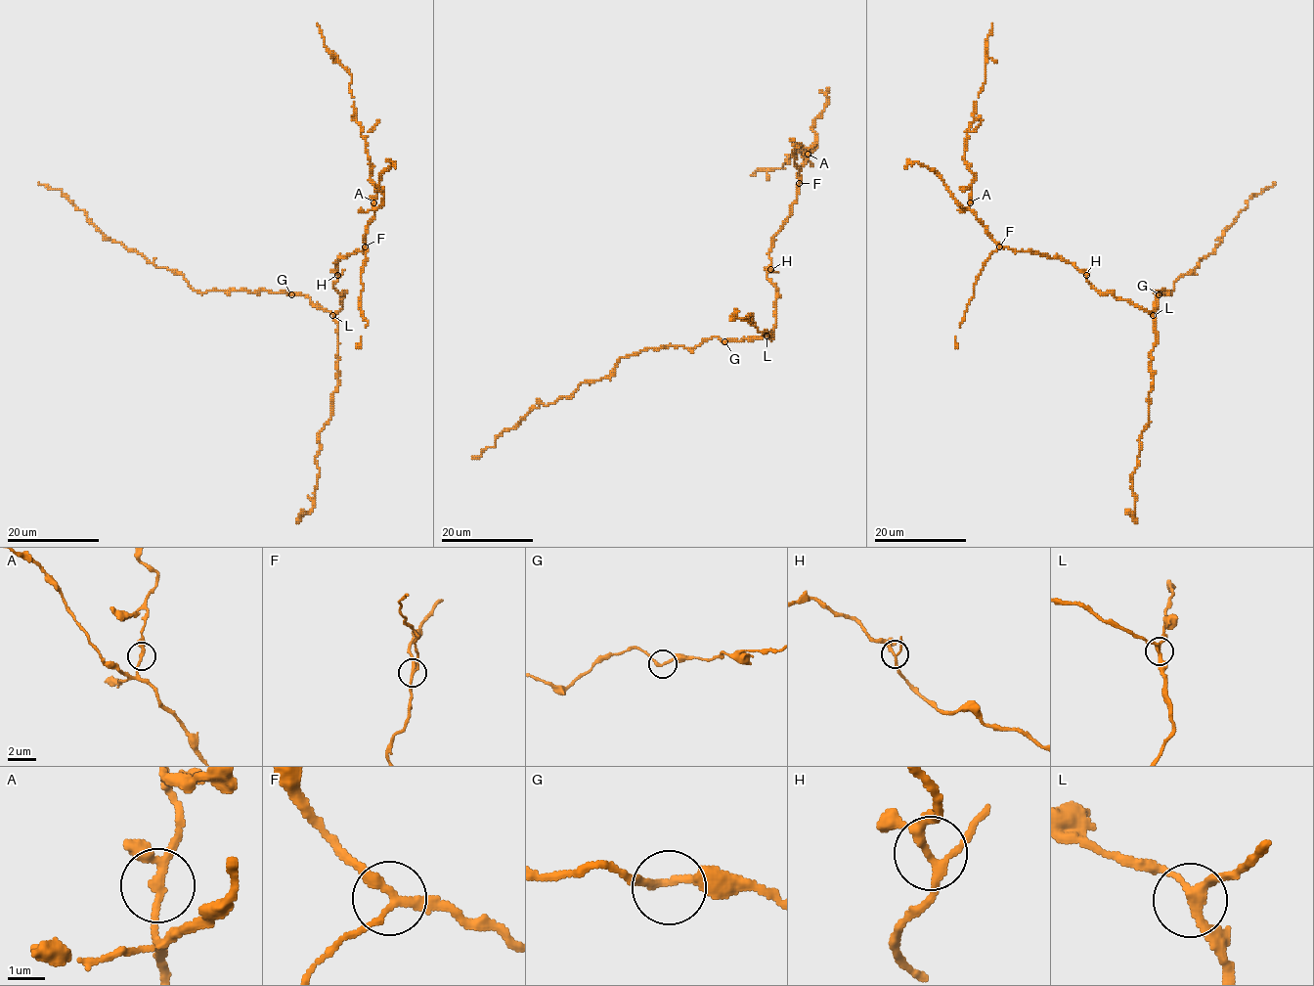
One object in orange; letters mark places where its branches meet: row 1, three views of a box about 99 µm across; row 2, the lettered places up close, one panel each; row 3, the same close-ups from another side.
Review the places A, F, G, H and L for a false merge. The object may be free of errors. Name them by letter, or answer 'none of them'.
none of them

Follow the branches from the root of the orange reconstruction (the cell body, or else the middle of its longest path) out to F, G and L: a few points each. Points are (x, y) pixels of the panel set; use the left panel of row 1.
F: (342, 302), (343, 293), (332, 287), (337, 280), (334, 263), (338, 257), (357, 250), (363, 251), (365, 246)
G: (342, 302), (339, 310), (331, 313), (318, 308), (301, 294), (291, 294)
L: (342, 302), (342, 308), (332, 315)

